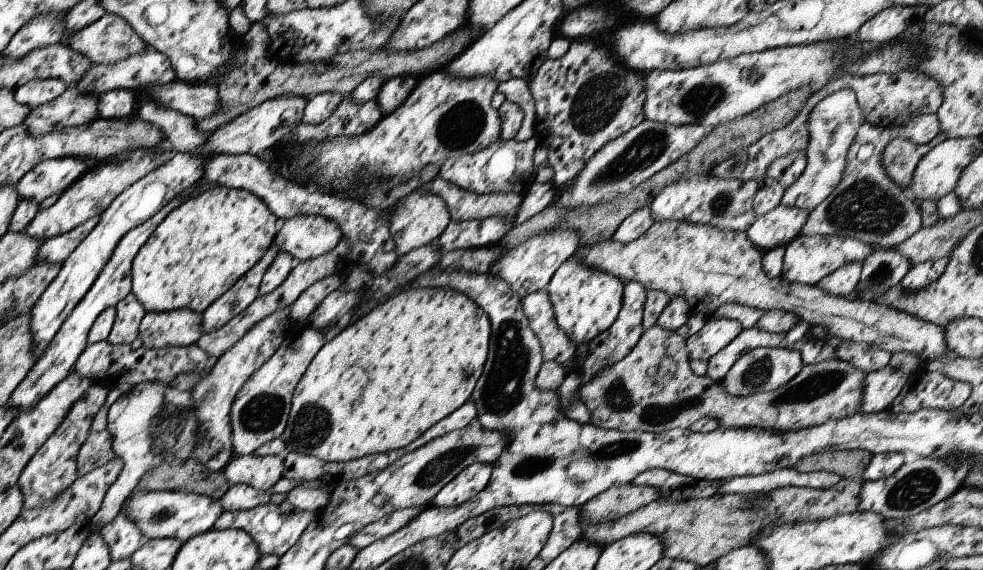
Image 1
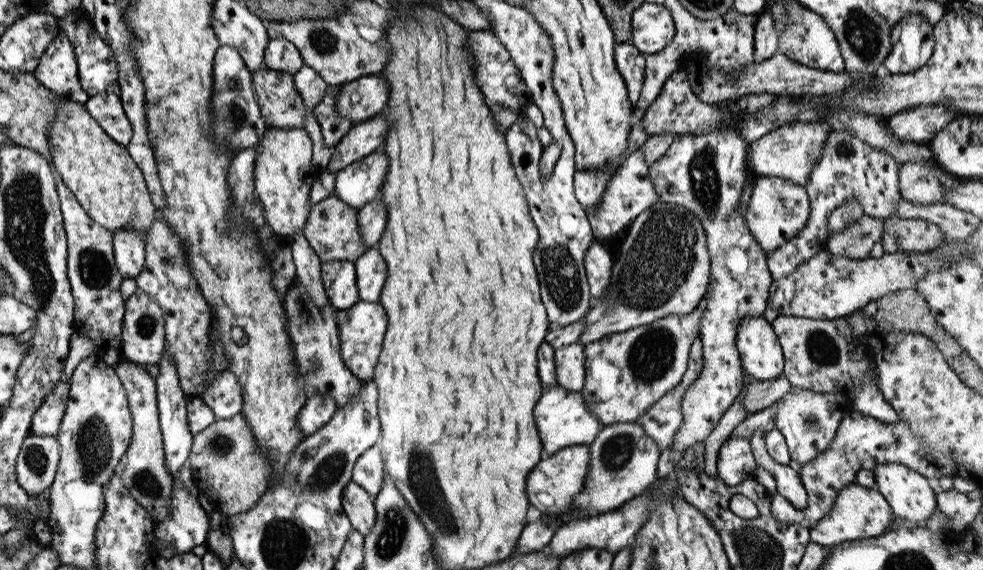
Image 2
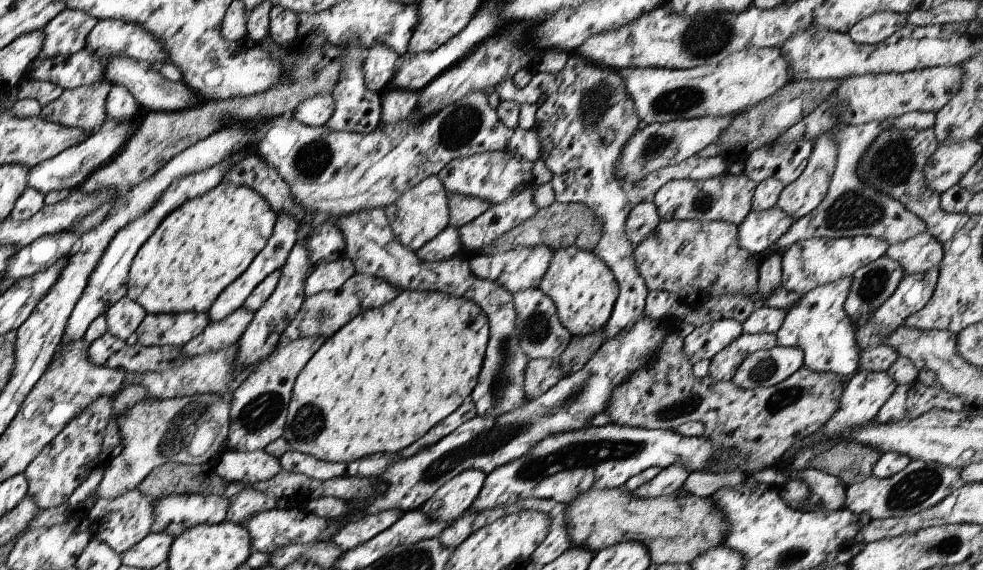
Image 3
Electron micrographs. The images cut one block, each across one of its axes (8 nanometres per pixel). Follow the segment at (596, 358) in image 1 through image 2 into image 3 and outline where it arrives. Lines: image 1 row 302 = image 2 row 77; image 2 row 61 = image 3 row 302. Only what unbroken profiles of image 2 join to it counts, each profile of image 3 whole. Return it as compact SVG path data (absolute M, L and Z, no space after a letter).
M570 53L566 66L562 68L558 74L546 74L546 72L535 72L530 82L524 88L518 88L512 79L502 80L500 84L495 86L495 90L500 96L501 101L514 101L516 104L530 104L537 107L535 113L535 129L540 132L540 144L542 145L541 158L545 162L552 174L551 184L554 188L556 201L562 203L584 203L587 204L598 216L602 222L602 238L594 249L594 254L601 258L614 273L620 290L618 298L614 303L612 314L608 322L603 327L604 340L616 338L618 334L630 330L638 319L643 317L645 310L645 298L648 296L649 290L641 274L638 274L636 262L634 262L634 246L632 242L628 242L626 230L626 218L632 210L632 206L636 206L639 202L653 201L656 192L669 180L674 179L690 179L690 180L706 180L718 177L727 172L727 161L720 156L702 158L702 156L694 155L688 157L680 164L670 165L660 169L659 171L648 174L638 180L638 182L630 182L630 180L620 180L614 172L622 148L626 146L626 142L636 134L642 122L635 112L634 102L628 96L626 90L626 82L620 76L618 69L600 67L592 64L588 60L584 60L580 54Z

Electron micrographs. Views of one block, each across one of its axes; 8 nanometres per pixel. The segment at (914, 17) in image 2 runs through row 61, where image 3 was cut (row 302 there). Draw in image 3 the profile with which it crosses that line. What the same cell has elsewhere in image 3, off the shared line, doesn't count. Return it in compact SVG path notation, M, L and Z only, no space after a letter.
M938 266L924 274L908 274L908 272L906 272L900 284L896 287L894 294L892 294L882 306L879 306L880 308L874 316L869 317L868 324L866 324L864 328L860 327L860 330L855 333L855 341L860 346L860 349L866 350L868 346L882 345L884 338L886 338L890 332L894 332L900 324L904 324L904 321L910 314L922 310L922 307L926 306L926 302L928 302L928 300L932 298L932 294L934 294L939 272L940 268Z

